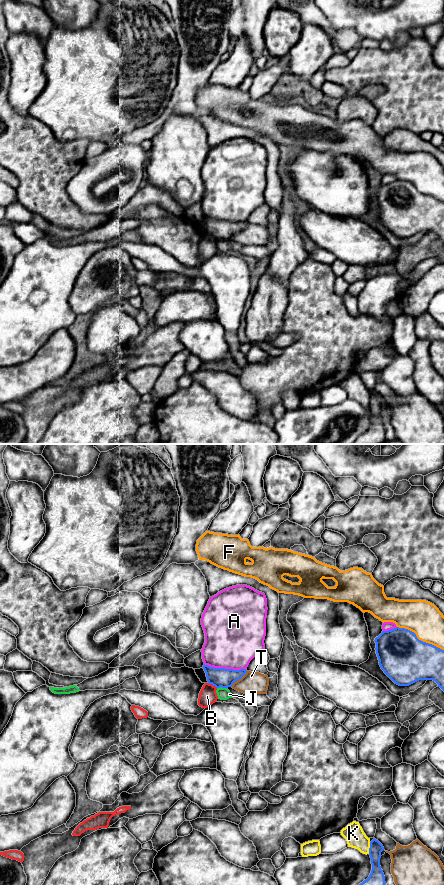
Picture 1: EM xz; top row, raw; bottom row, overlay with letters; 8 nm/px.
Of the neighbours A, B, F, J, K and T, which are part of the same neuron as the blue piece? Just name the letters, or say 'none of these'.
none of these

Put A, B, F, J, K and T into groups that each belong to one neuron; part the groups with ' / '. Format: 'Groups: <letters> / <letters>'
Groups: A / B / F / J / K / T

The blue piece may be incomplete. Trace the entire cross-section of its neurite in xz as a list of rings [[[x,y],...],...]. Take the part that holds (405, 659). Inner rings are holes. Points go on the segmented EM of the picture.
[[[396,627],[375,638],[384,673],[397,685],[433,680],[445,692],[445,650],[419,640],[408,629]]]

